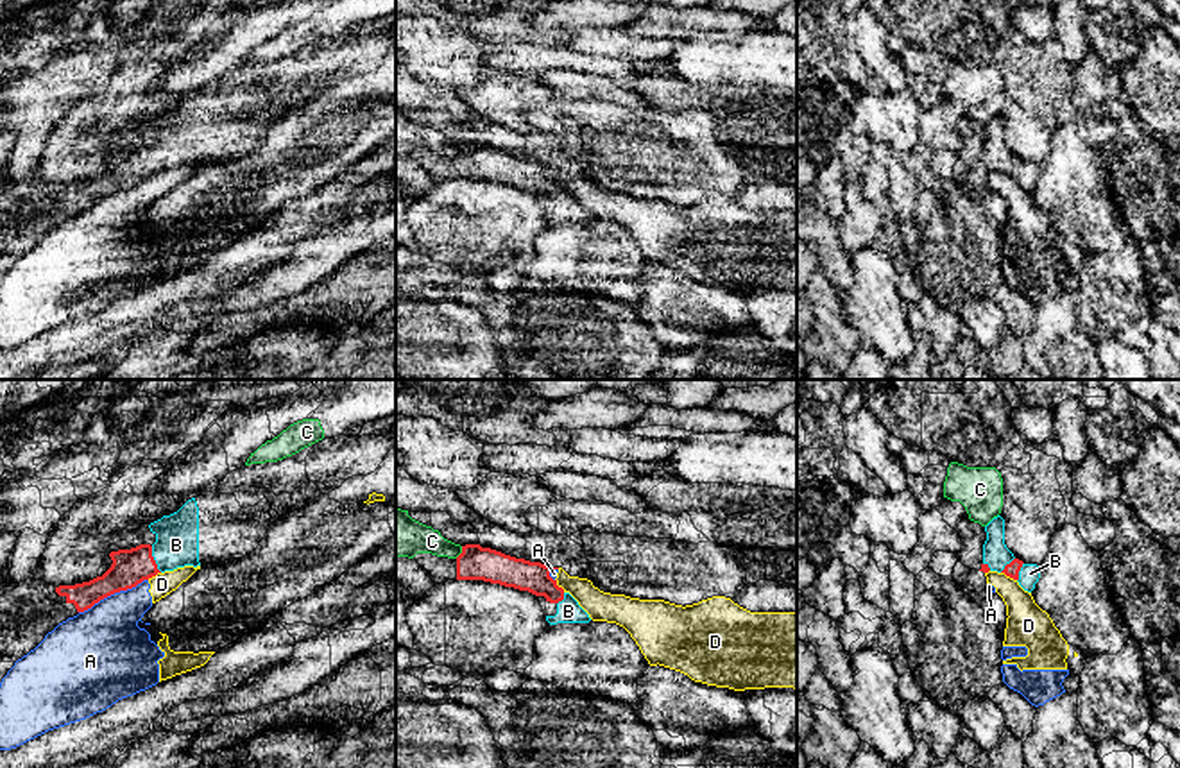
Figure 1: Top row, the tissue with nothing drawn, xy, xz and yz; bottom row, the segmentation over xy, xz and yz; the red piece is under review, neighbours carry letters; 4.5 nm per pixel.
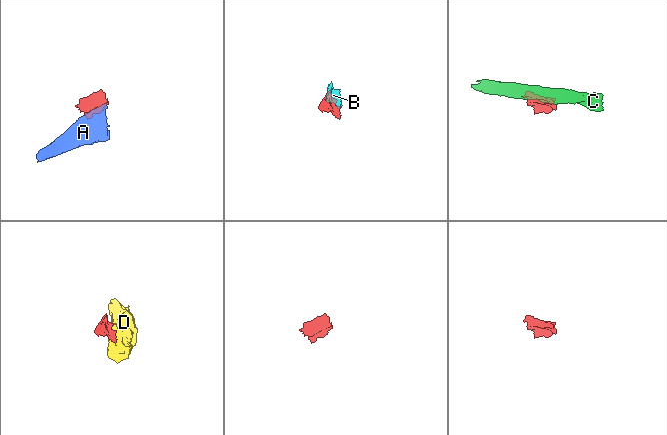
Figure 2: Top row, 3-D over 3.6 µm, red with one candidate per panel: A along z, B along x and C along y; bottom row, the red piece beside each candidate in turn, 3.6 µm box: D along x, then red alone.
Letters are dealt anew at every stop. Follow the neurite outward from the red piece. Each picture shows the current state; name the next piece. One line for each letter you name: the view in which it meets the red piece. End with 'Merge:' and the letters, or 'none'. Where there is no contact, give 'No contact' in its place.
B: Touches red in xy
Merge: B

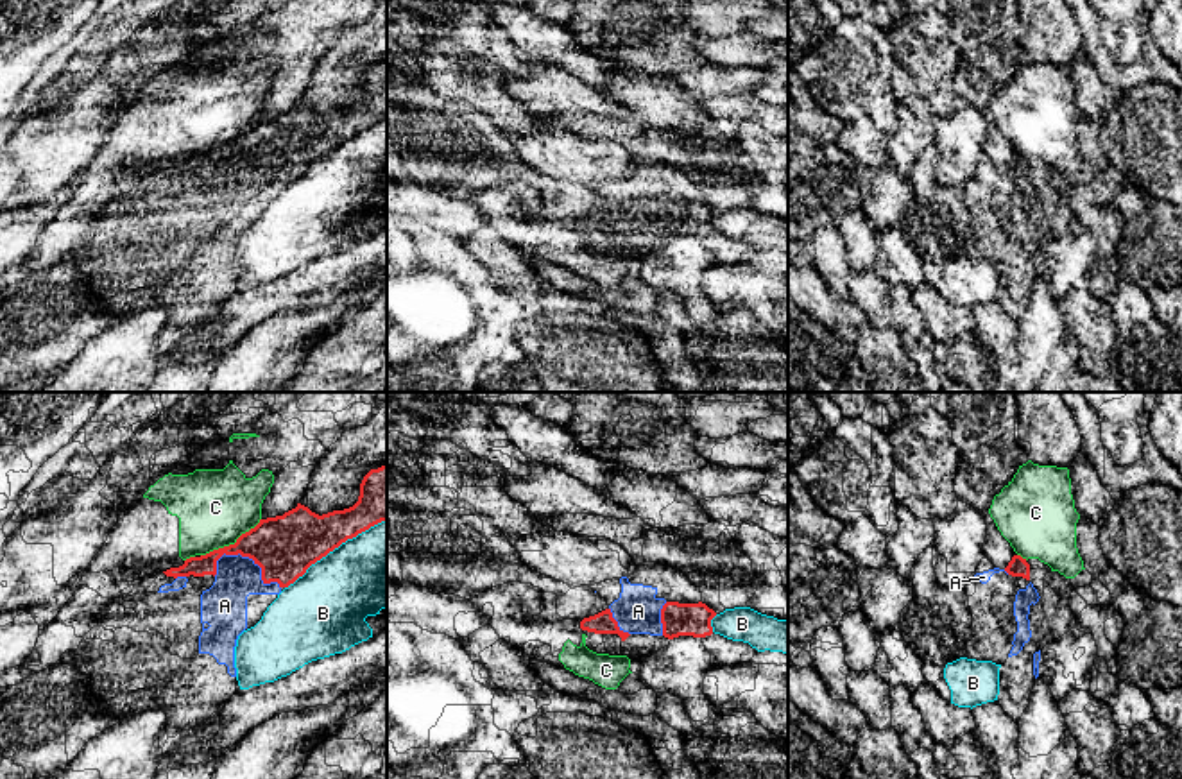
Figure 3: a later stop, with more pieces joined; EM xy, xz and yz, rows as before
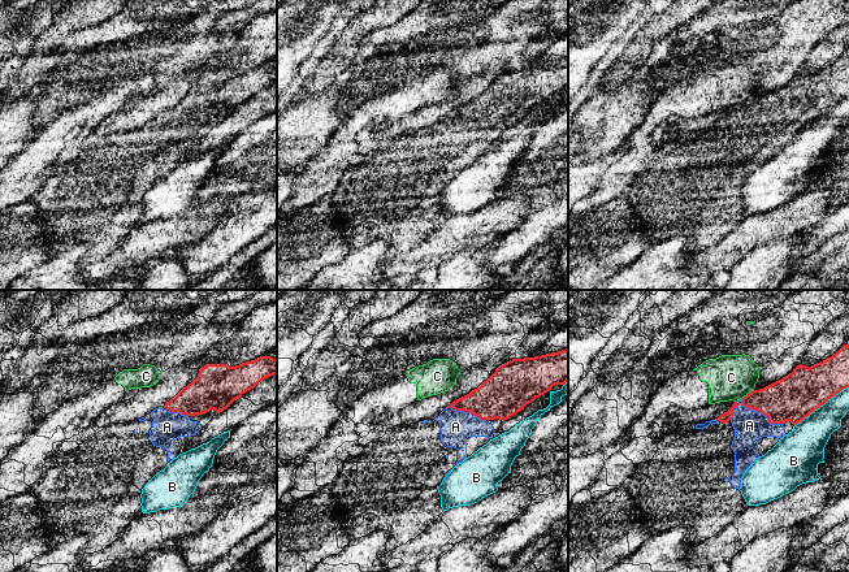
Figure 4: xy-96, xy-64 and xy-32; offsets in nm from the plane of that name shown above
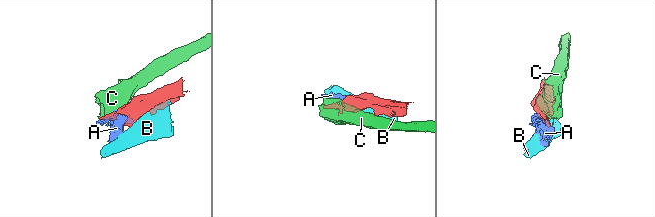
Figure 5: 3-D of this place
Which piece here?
A: Touches red in xy
Merge: A

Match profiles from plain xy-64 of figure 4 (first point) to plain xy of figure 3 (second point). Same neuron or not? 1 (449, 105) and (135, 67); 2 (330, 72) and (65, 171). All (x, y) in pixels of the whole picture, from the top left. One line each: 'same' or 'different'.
1: different
2: same

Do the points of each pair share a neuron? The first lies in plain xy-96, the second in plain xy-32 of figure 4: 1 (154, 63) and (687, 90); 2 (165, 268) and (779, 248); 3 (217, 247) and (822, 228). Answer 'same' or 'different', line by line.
1: different
2: same
3: same

